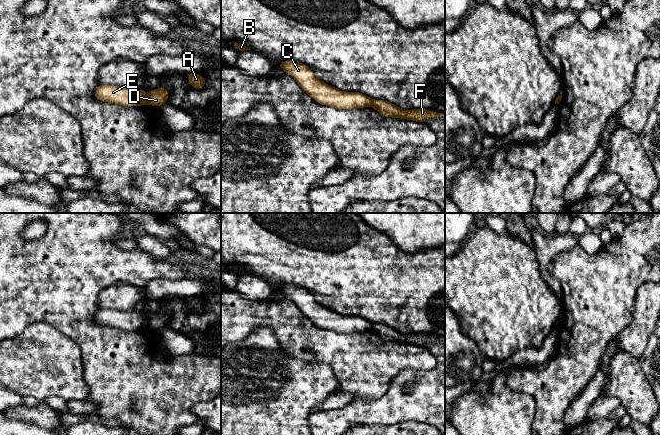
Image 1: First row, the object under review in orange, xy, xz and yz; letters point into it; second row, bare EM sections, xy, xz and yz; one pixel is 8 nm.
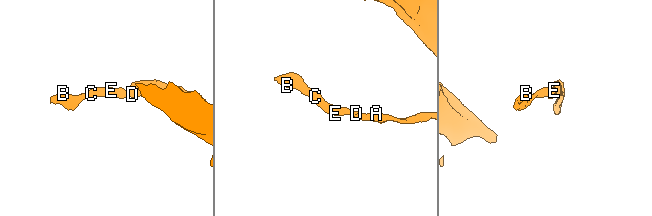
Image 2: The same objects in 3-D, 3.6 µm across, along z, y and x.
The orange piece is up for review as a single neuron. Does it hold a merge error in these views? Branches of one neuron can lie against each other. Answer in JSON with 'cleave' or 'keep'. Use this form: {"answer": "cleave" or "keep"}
{"answer": "cleave"}

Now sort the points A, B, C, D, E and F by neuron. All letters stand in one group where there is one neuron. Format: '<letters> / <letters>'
A D F / B C E

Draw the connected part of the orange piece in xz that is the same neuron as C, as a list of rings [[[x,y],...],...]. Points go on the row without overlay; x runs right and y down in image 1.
[[[286,285],[279,292],[290,297],[300,311],[316,326],[341,333],[363,332],[372,329],[373,324],[359,316],[342,316],[320,305],[312,294],[301,287]]]

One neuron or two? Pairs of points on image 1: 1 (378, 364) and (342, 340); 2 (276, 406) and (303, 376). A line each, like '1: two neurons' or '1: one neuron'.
1: one neuron
2: one neuron

